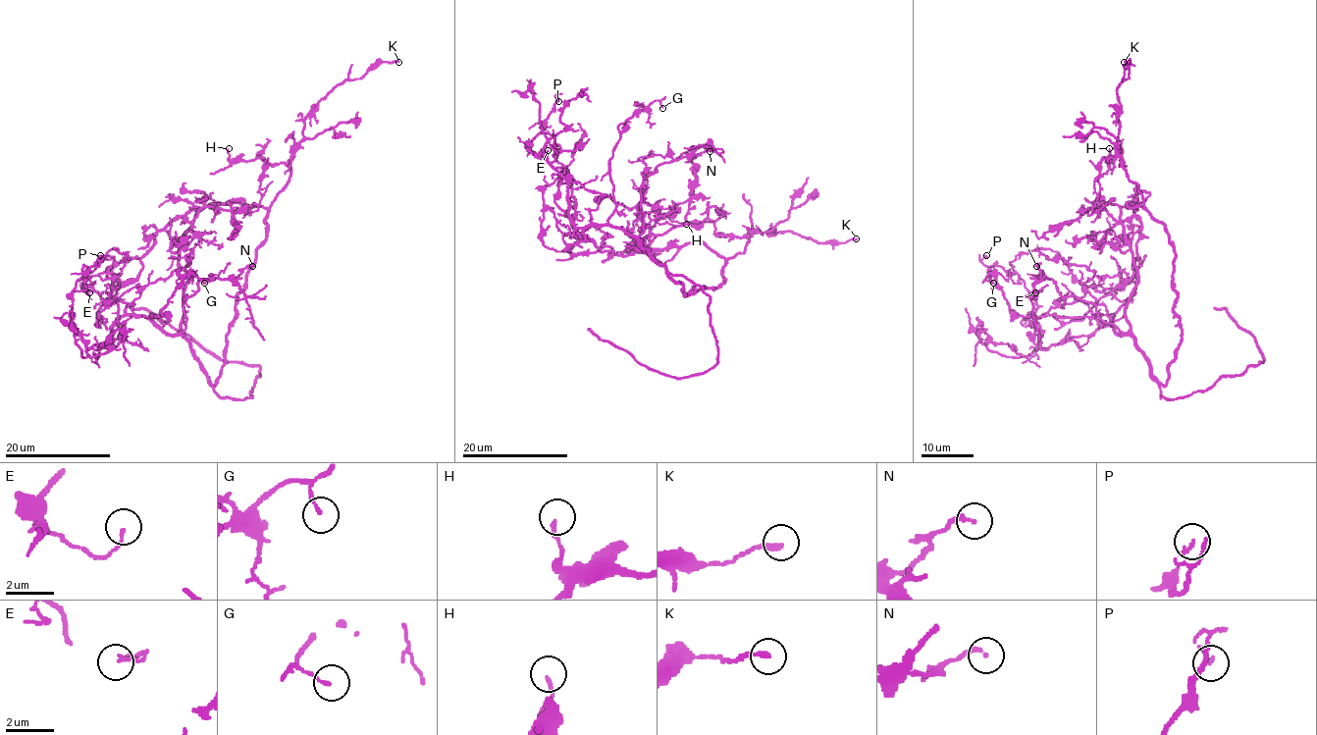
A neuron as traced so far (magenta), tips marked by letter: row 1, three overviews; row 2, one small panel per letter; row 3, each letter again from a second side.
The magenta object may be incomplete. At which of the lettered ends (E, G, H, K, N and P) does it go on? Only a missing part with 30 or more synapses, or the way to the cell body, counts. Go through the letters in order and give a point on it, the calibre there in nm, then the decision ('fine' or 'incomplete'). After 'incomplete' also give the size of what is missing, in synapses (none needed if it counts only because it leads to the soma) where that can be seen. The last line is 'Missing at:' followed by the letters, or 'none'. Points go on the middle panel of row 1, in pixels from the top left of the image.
E: at (548, 150); 120 nm thick; fine
G: at (662, 108); 120 nm thick; fine
H: at (686, 224); 140 nm thick; fine
K: at (856, 238); 180 nm thick; fine
N: at (710, 151); 180 nm thick; fine
P: at (558, 101); 120 nm thick; fine
Missing at: none

